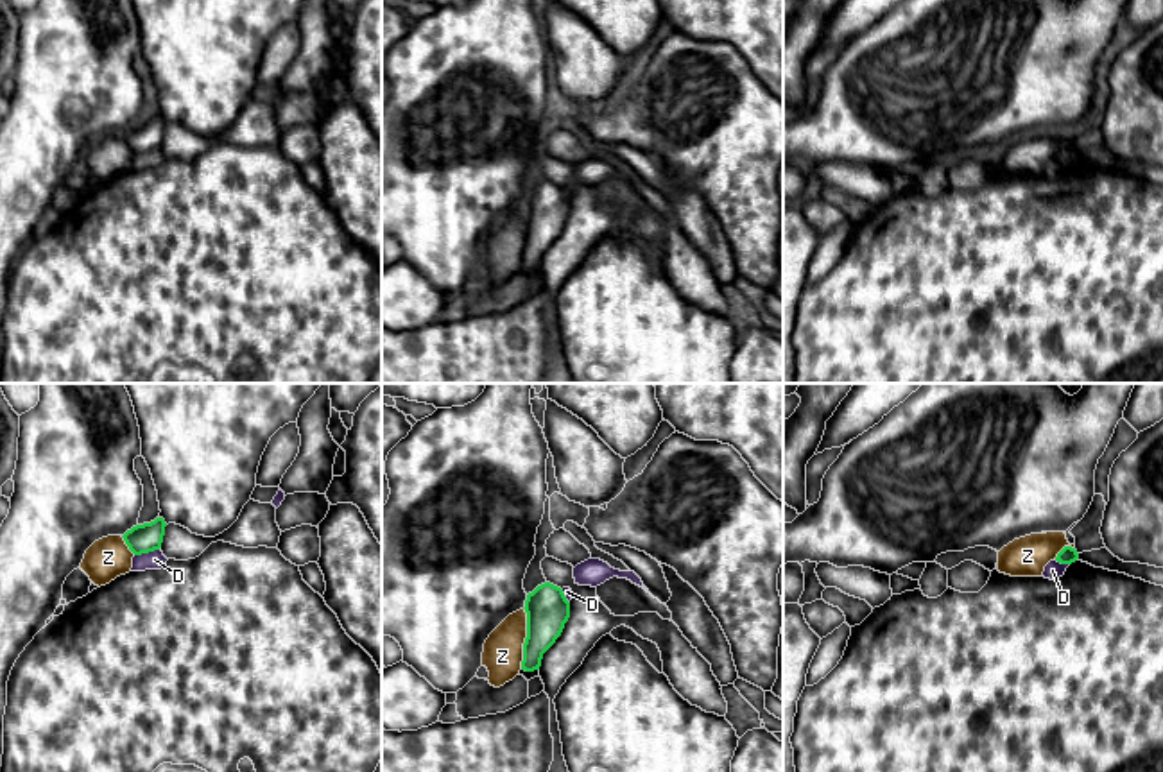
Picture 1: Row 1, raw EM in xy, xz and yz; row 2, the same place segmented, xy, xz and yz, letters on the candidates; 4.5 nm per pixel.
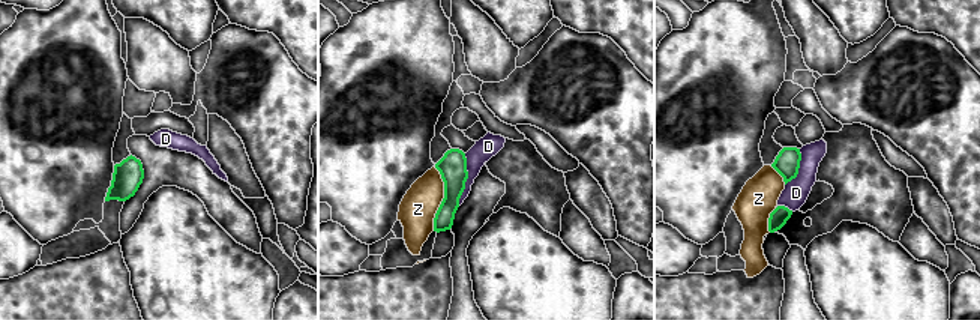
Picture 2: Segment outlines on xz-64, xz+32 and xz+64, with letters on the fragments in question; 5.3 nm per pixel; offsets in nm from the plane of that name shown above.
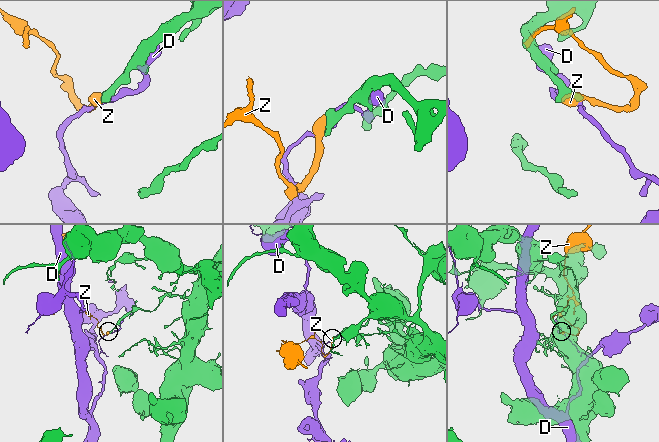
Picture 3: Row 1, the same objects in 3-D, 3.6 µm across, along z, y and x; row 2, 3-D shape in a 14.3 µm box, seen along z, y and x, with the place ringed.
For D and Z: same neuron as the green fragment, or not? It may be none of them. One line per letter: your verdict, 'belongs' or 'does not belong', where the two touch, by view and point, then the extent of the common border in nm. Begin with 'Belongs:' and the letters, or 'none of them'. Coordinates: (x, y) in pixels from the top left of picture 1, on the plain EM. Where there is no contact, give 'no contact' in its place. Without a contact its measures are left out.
Belongs: none of them
D: does not belong; meets green in xy at (147, 151); contact 130 nm long
Z: does not belong; meets green in xz at (525, 237); contact 280 nm long

